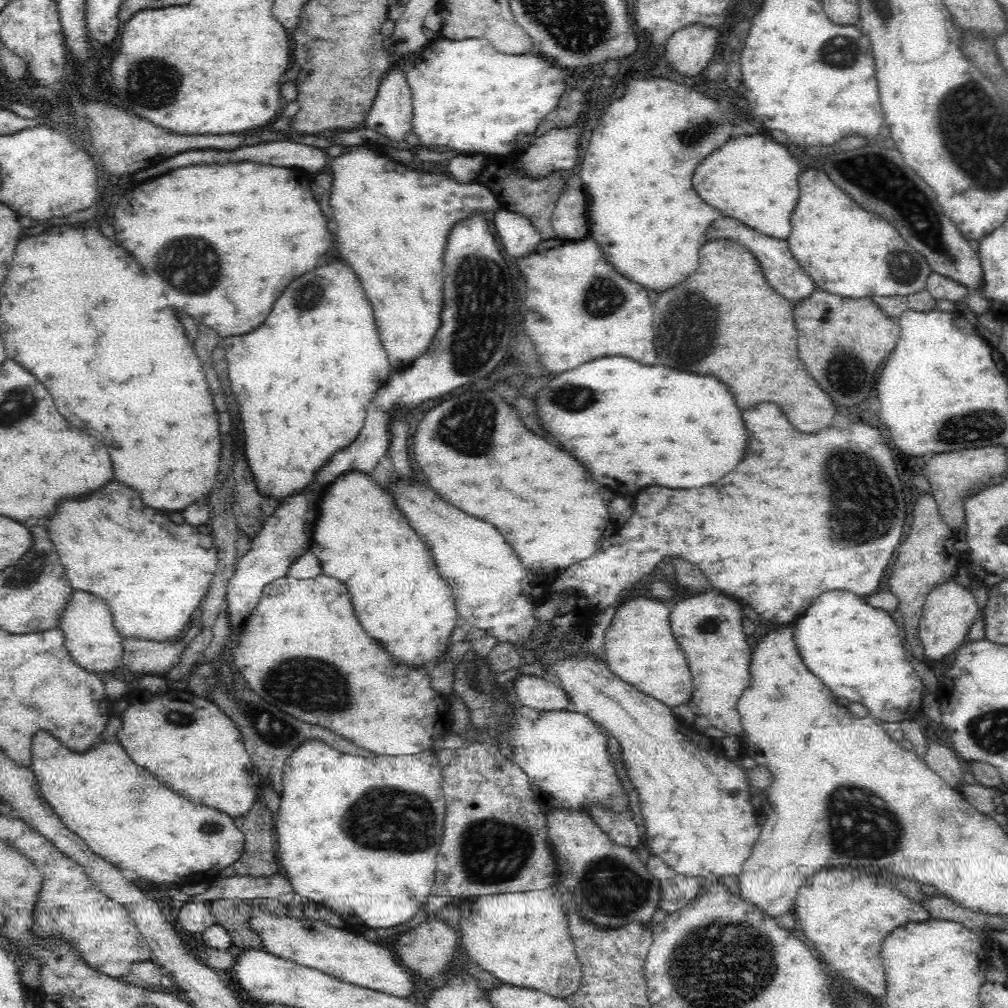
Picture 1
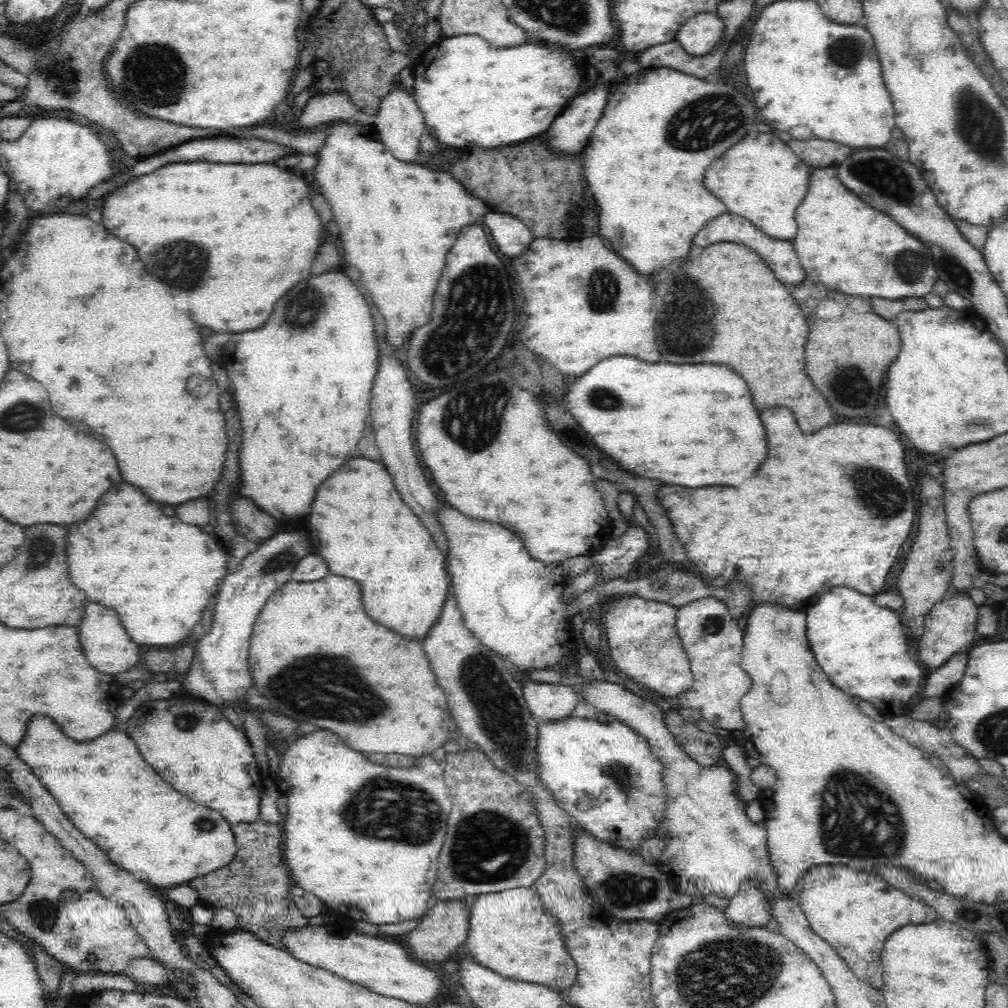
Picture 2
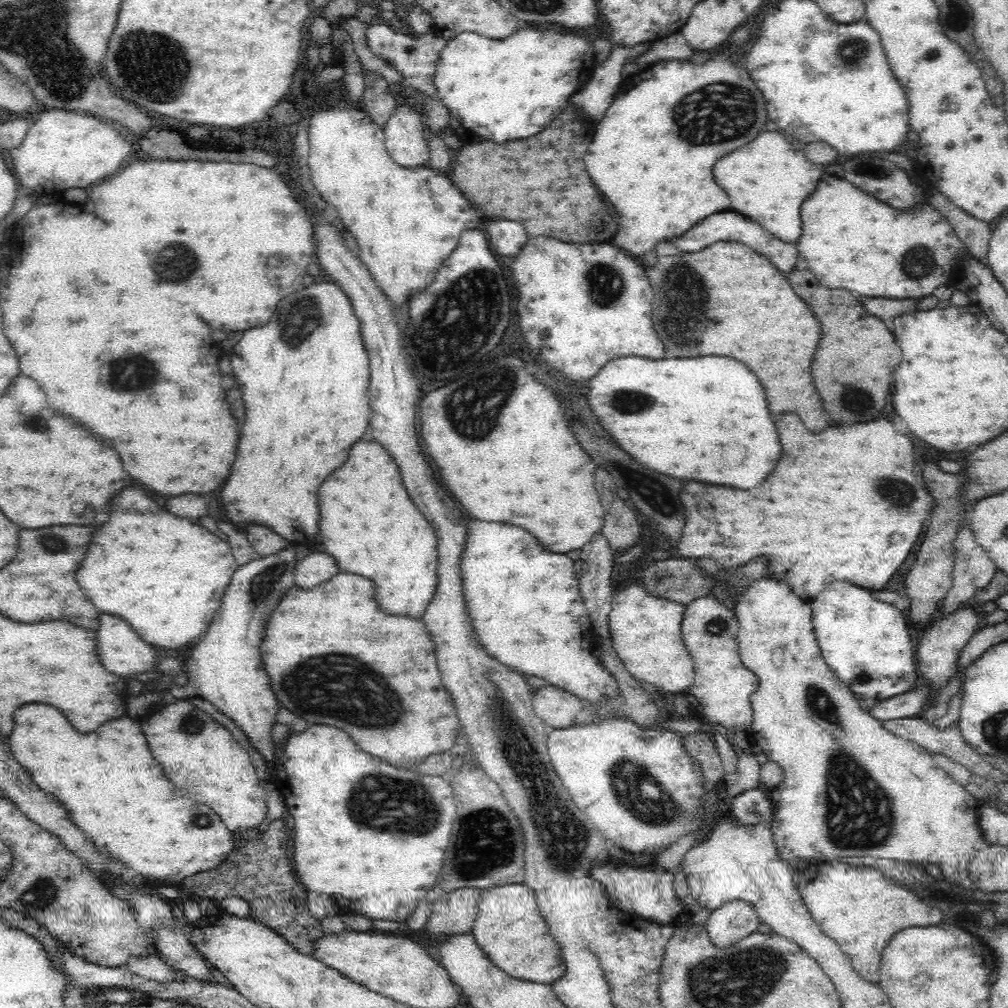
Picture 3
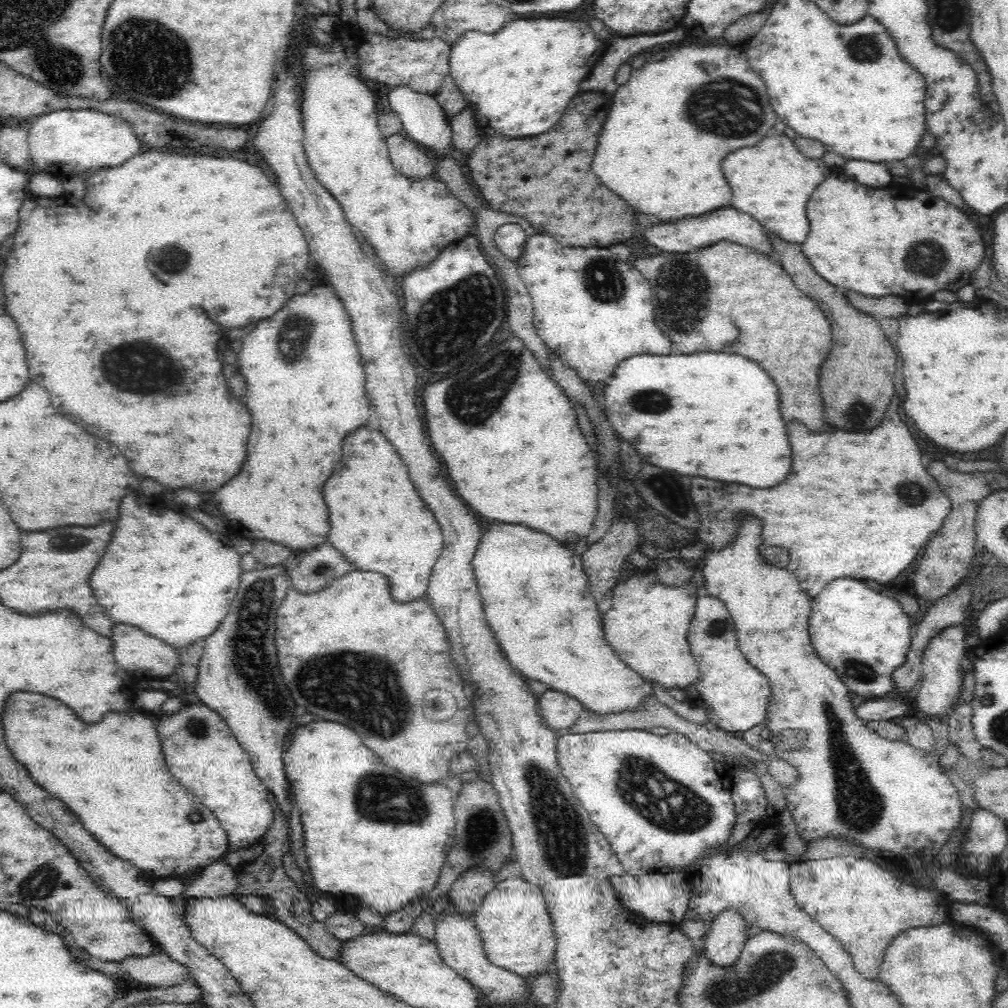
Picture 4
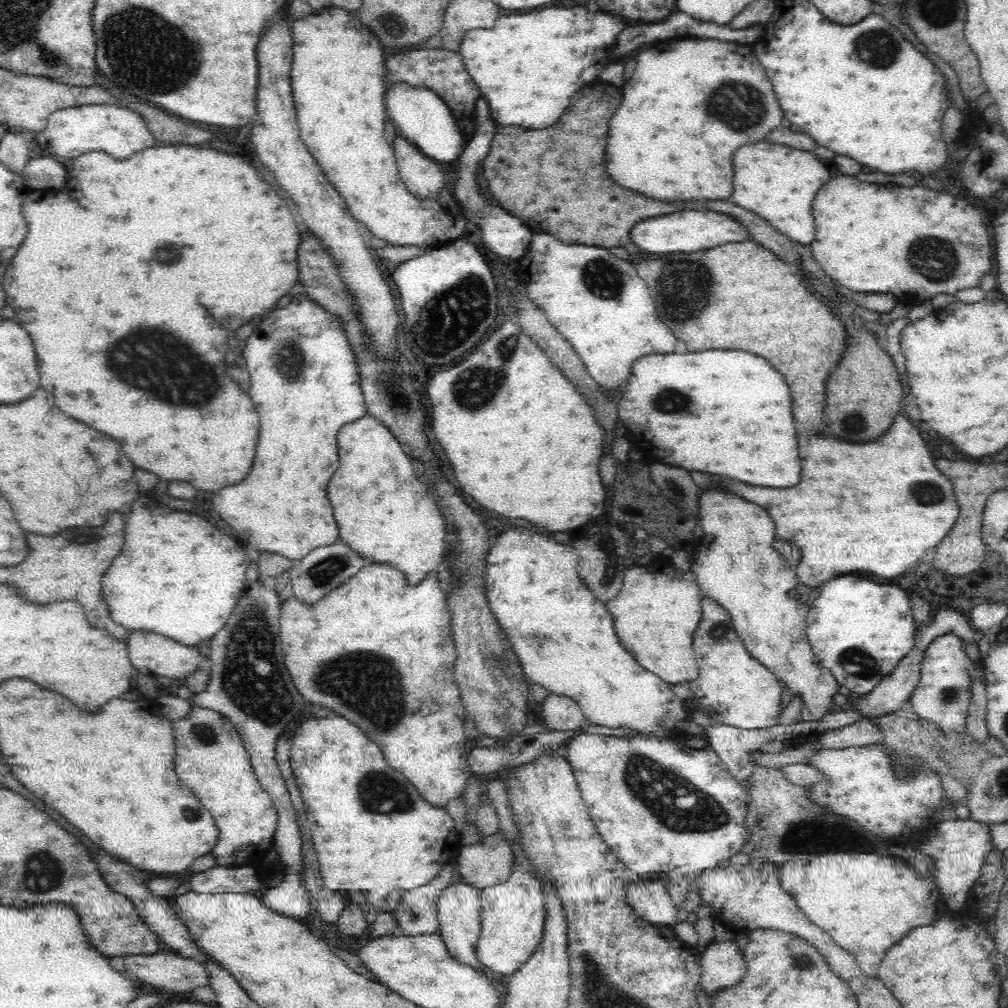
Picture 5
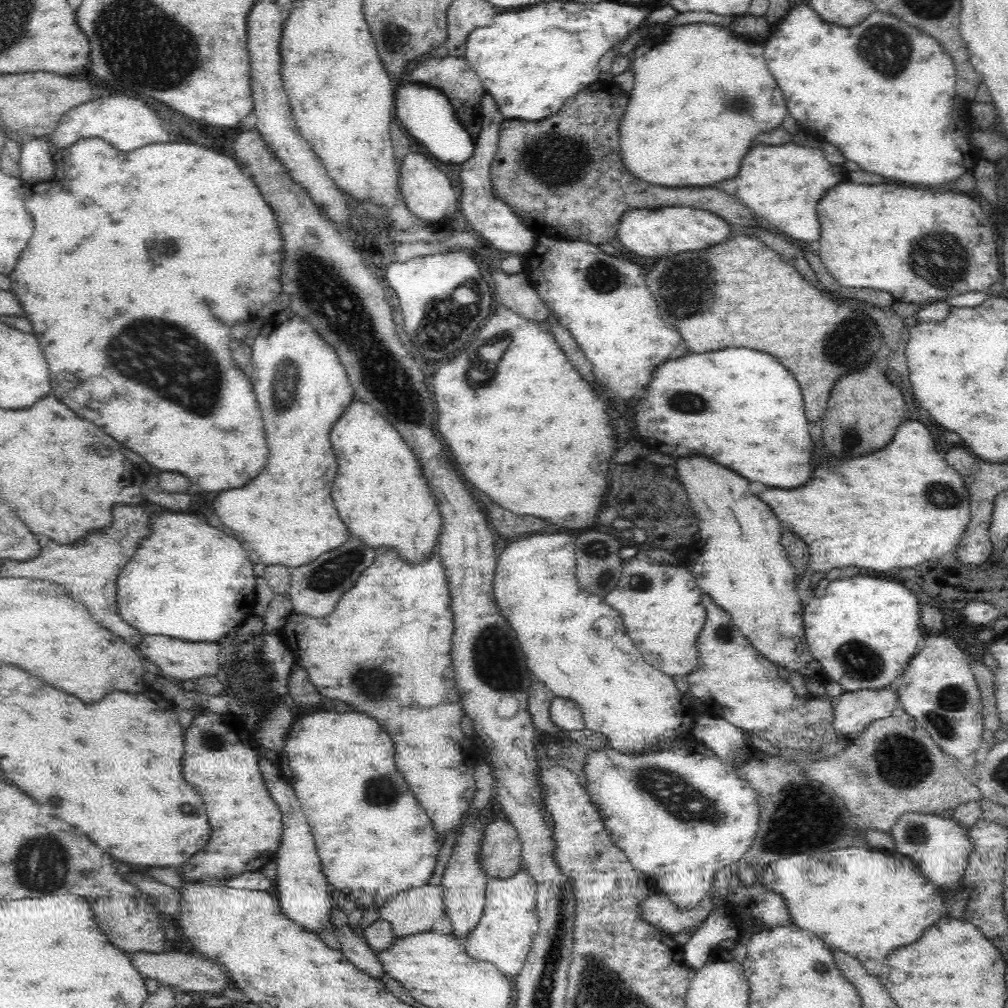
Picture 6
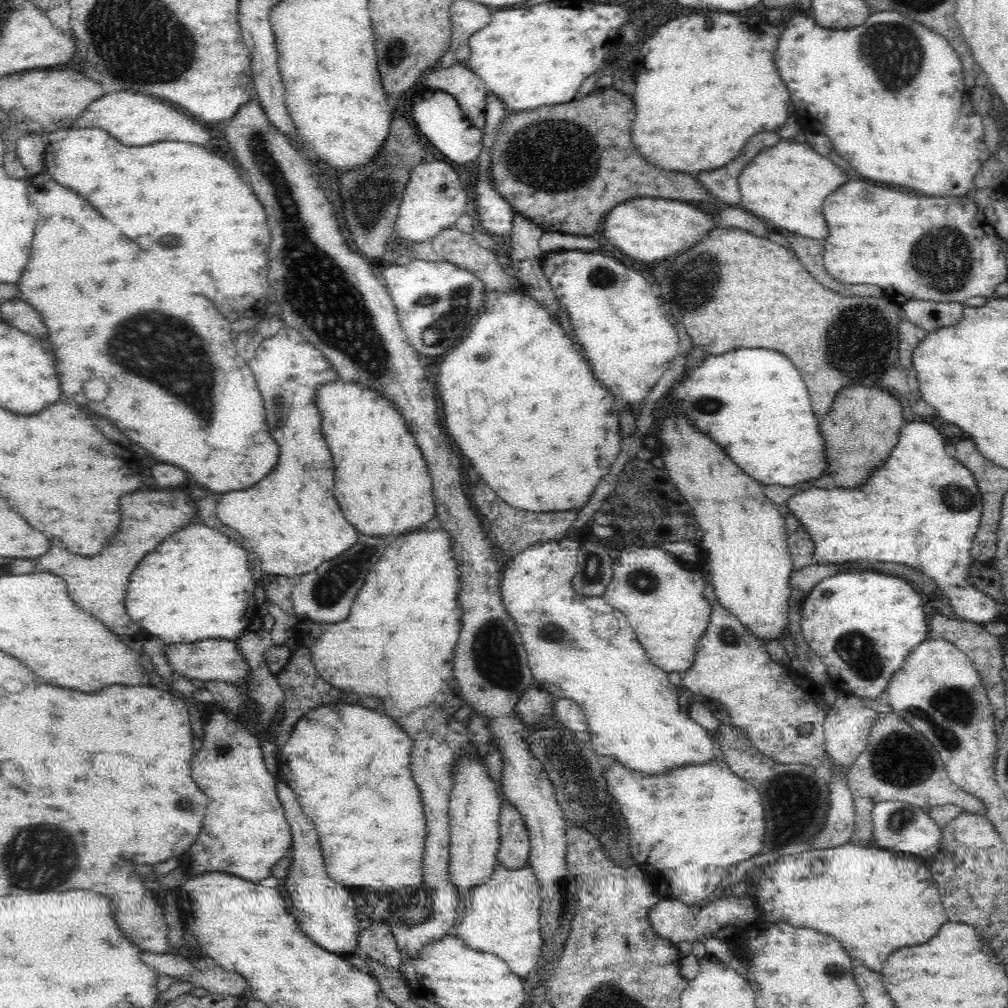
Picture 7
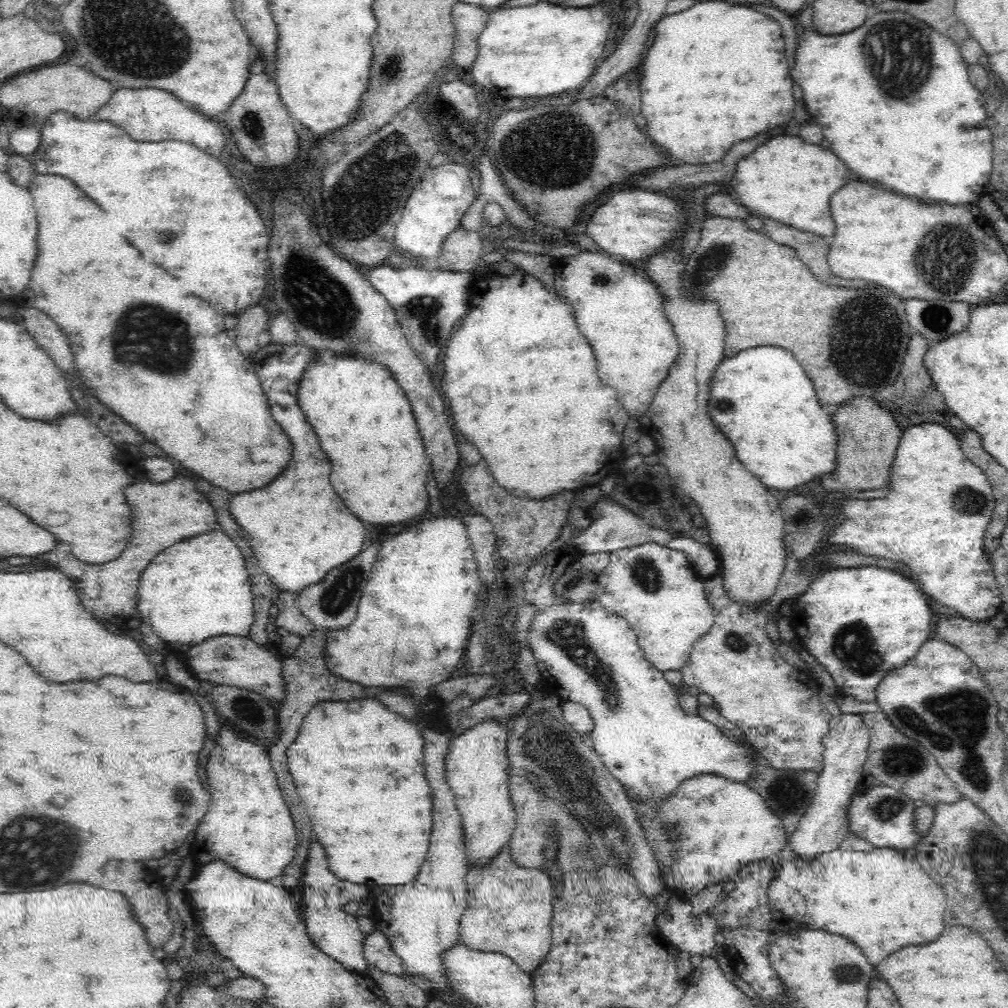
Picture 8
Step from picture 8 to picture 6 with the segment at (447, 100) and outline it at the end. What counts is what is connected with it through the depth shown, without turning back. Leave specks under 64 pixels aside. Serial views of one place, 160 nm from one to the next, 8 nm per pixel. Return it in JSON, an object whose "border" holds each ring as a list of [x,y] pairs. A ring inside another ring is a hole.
{"border":[[[448,55],[445,58],[436,59],[433,56],[427,56],[411,66],[406,81],[440,89],[449,98],[462,126],[470,133],[474,141],[478,138],[482,128],[483,114],[480,100],[484,96],[484,88],[465,57]]]}

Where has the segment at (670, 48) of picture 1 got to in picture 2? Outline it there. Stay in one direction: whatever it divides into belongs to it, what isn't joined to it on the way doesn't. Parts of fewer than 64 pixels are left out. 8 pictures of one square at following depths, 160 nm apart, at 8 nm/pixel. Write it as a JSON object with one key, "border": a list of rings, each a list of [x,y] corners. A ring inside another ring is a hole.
{"border":[[[700,12],[677,32],[676,41],[692,56],[710,54],[724,38],[725,24],[716,12]]]}

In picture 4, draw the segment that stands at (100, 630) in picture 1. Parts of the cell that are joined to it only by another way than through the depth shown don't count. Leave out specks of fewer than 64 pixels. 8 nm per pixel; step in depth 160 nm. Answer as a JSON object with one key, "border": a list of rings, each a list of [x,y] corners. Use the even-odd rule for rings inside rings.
{"border":[[[116,626],[112,632],[114,660],[136,680],[146,676],[174,676],[180,650],[134,626]]]}

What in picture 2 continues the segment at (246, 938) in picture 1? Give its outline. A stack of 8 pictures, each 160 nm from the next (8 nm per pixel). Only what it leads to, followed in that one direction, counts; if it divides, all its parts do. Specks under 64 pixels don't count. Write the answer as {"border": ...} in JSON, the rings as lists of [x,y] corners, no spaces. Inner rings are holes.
{"border":[[[258,819],[253,823],[231,825],[231,829],[237,847],[232,862],[218,872],[197,876],[186,884],[198,891],[201,903],[233,910],[238,917],[237,929],[253,932],[274,948],[285,948],[281,938],[288,929],[295,931],[310,924],[308,915],[300,912],[289,898],[293,886],[282,852],[280,822],[266,823]]]}

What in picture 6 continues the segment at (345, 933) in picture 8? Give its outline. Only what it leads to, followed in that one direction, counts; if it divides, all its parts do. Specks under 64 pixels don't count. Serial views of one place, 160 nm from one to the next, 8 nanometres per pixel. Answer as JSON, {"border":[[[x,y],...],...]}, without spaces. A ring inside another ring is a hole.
{"border":[[[258,752],[259,767],[268,786],[268,792],[272,794],[272,800],[280,806],[282,812],[282,822],[284,822],[284,832],[282,832],[282,842],[280,848],[275,855],[277,862],[277,878],[276,890],[278,890],[278,902],[281,911],[292,922],[304,927],[306,931],[316,933],[323,930],[333,931],[333,923],[331,918],[333,912],[340,909],[340,904],[335,898],[332,888],[322,872],[320,859],[316,854],[316,846],[314,846],[314,838],[310,834],[310,826],[306,822],[306,816],[302,814],[302,806],[298,802],[298,798],[294,796],[292,786],[280,772],[277,764],[272,764],[264,756],[262,752]]]}

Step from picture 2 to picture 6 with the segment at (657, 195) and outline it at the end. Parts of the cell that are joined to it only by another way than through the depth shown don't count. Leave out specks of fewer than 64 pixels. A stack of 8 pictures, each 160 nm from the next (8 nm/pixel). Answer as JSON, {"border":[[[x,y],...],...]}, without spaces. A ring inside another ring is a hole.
{"border":[[[694,22],[672,26],[662,37],[638,48],[629,62],[634,87],[619,128],[621,155],[629,172],[658,186],[711,186],[712,182],[734,178],[752,140],[760,132],[780,126],[788,112],[784,94],[770,74],[760,46],[736,38],[728,26]]]}

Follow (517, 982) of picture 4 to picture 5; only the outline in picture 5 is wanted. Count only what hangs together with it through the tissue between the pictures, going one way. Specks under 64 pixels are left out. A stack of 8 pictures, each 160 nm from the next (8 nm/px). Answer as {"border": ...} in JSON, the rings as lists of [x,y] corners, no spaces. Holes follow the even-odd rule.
{"border":[[[461,878],[446,886],[437,900],[437,917],[439,935],[444,939],[448,952],[458,962],[468,964],[476,970],[485,970],[484,965],[476,959],[476,942],[481,930],[481,889],[469,886]]]}

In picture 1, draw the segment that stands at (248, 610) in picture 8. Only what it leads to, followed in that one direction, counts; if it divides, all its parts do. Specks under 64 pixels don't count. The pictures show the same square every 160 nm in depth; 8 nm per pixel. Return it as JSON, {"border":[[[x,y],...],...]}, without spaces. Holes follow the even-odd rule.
{"border":[[[110,482],[82,502],[60,502],[58,512],[48,520],[48,534],[62,558],[72,588],[104,598],[114,616],[114,626],[118,628],[120,636],[168,642],[176,640],[182,634],[184,626],[190,622],[192,614],[198,610],[202,598],[206,596],[210,580],[217,571],[217,548],[214,548],[210,534],[204,536],[190,524],[174,524],[164,514],[158,514],[158,526],[148,526],[148,522],[152,520],[154,510],[144,506],[140,492],[120,482]]]}

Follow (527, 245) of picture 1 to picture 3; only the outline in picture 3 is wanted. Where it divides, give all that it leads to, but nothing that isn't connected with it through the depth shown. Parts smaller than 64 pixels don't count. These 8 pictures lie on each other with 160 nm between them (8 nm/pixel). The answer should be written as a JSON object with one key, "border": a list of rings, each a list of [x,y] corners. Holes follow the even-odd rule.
{"border":[[[488,220],[486,234],[494,252],[502,256],[516,256],[529,240],[524,225],[513,220]]]}

